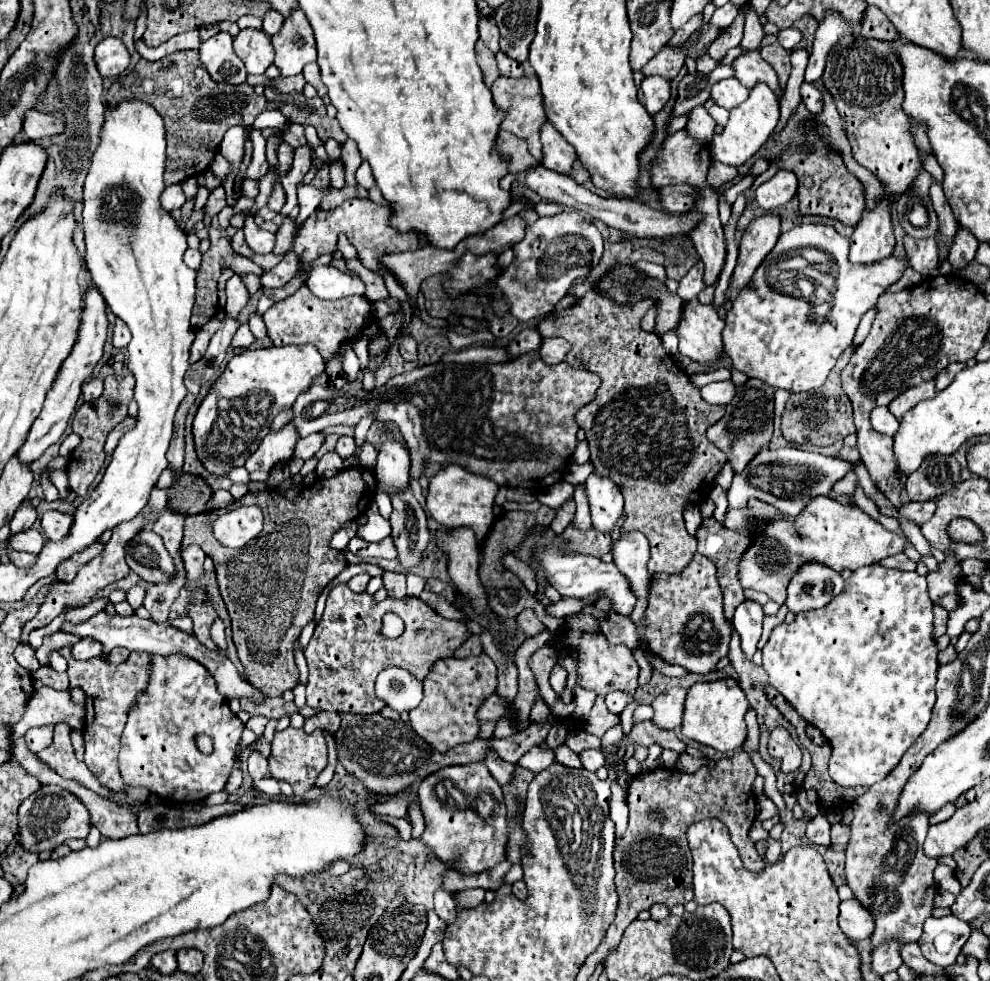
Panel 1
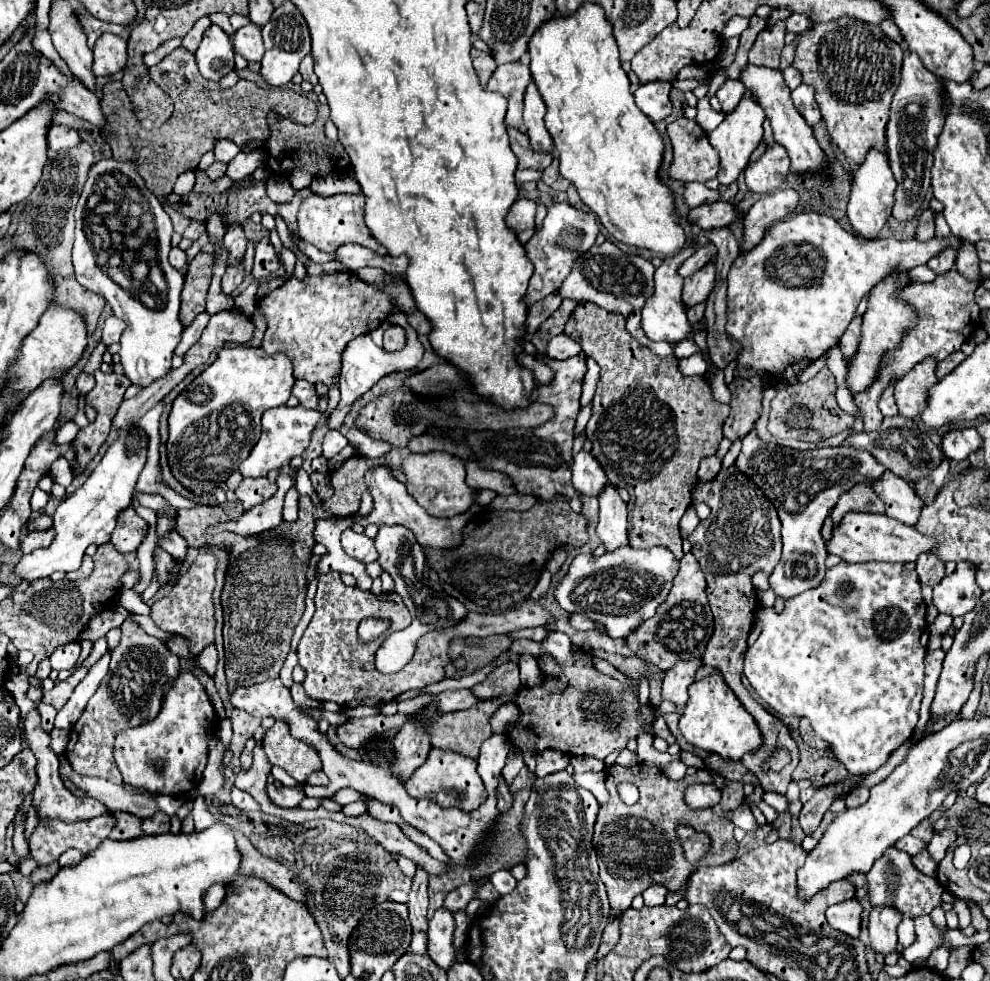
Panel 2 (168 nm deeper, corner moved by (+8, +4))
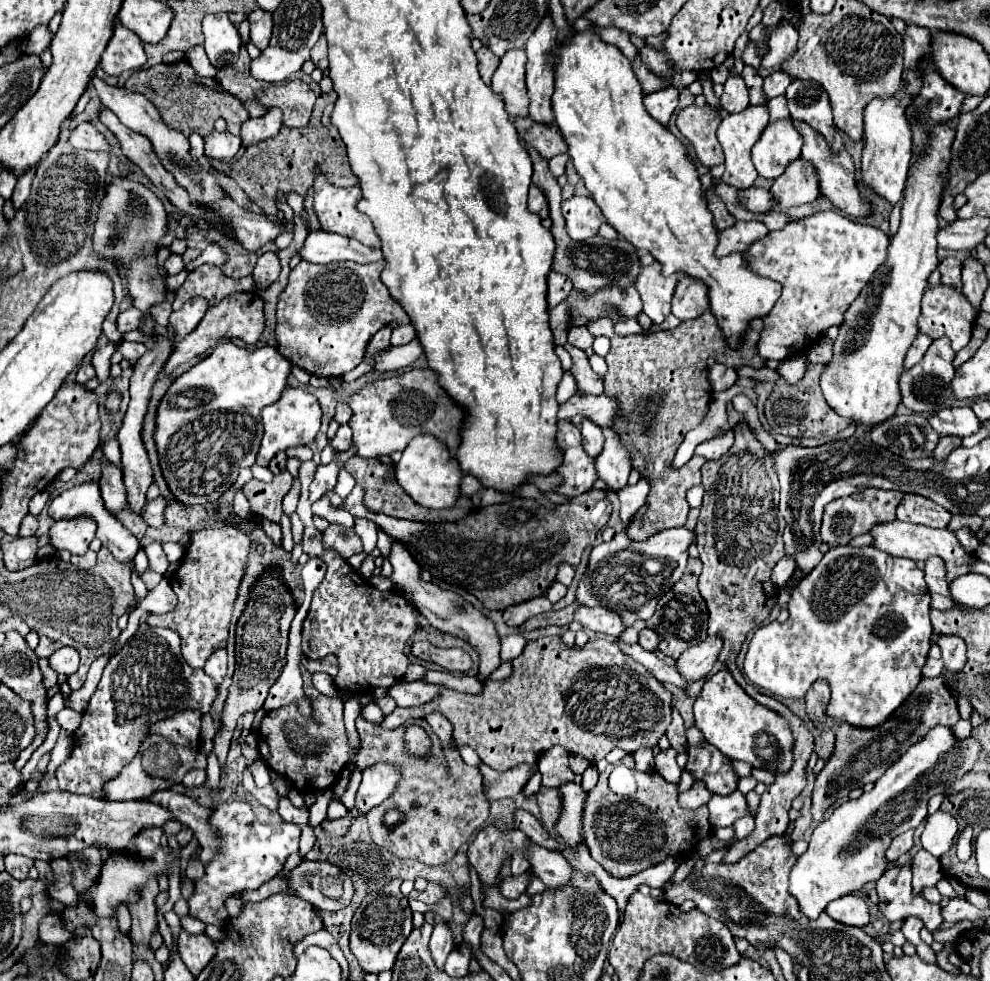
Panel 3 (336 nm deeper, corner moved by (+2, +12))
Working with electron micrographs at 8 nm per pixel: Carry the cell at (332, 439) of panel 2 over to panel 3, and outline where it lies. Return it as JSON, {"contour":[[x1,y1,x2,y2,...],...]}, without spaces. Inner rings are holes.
{"contour":[[340,425,336,437,334,437,330,443,332,443,332,447,334,447,336,451,344,451,344,449,348,449,350,443,352,443,352,429,350,429,348,425]]}

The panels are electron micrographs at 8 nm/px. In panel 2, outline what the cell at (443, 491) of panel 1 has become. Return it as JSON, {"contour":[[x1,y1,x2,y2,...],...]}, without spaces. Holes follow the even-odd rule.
{"contour":[[410,453,402,461,402,473,406,475,406,491,416,499,420,507,424,507,432,517,448,519,460,513,466,513,474,503,474,491,466,485,466,469,464,463,448,453]]}

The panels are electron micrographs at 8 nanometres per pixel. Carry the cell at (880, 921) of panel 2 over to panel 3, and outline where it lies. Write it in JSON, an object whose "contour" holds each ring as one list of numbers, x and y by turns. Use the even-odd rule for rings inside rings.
{"contour":[[904,865,904,867,894,867,894,869,886,869,882,873,882,879,878,879,876,883,876,891,878,891,878,899,880,899,880,913,890,921,902,921,904,917,910,917,910,915,916,915,920,917,929,931,934,933,934,939,940,941,940,943,946,943,950,939,956,939,960,933,973,929,973,922,971,920,959,921,954,927,946,929,946,931,940,931,940,925,942,925,942,907,938,903,928,903,926,899,922,899,920,895,916,895,912,891,912,871,910,871,910,865]]}

